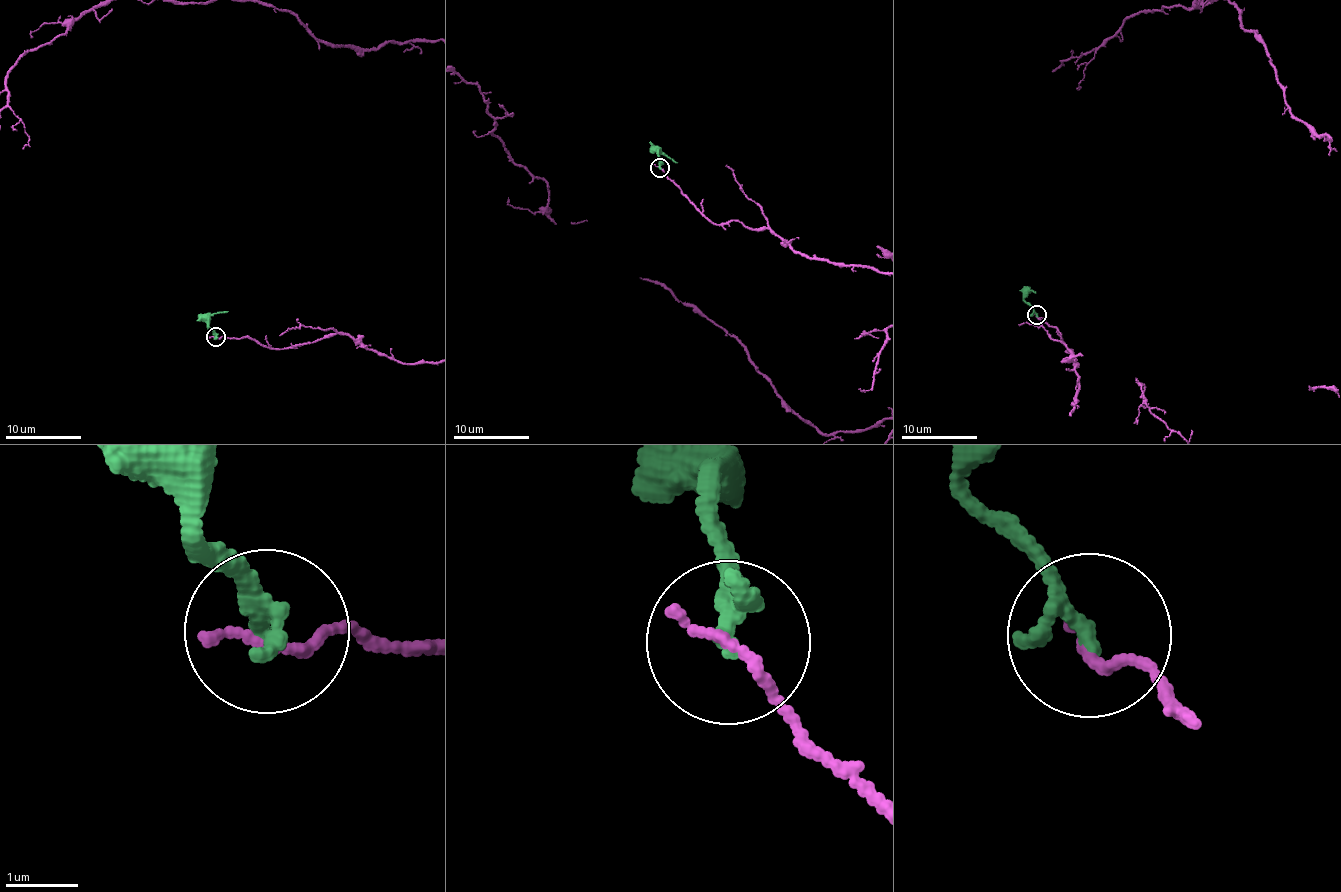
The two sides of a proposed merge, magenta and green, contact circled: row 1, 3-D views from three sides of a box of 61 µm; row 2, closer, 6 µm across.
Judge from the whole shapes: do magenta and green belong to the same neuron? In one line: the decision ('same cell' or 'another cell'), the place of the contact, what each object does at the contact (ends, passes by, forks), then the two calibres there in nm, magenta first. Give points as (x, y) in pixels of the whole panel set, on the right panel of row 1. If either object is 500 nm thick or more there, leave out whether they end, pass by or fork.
another cell; at (1037, 315); magenta ends there; green passes by; 160 nm thick on the magenta side, 180 nm on the other

